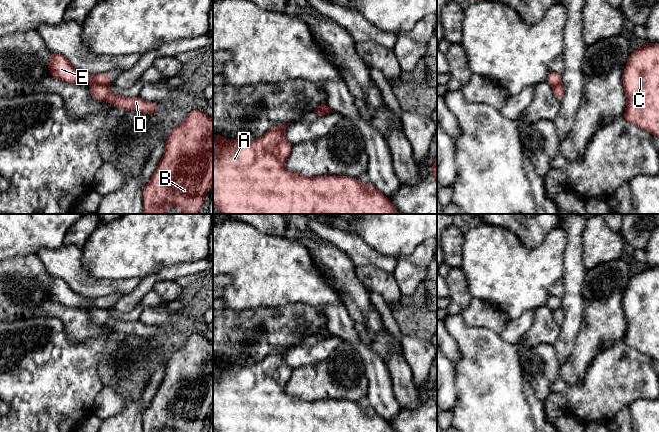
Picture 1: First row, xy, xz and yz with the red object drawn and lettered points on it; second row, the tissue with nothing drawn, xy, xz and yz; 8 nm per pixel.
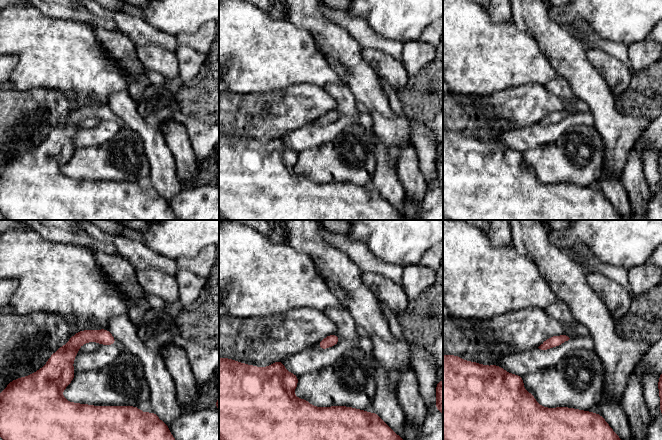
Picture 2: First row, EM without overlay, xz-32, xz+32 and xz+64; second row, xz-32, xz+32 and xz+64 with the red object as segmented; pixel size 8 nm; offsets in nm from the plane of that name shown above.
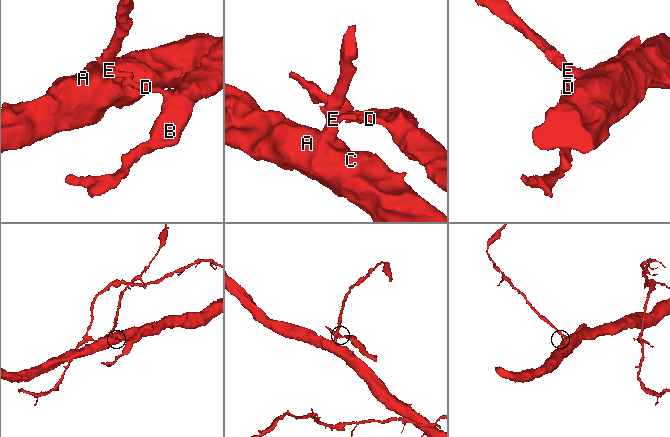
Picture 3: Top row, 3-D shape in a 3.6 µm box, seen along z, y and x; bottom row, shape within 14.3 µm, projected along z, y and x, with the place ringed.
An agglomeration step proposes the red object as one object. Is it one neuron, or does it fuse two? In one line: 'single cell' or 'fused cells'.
fused cells

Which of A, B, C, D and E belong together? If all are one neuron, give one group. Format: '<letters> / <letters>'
A C E / B D

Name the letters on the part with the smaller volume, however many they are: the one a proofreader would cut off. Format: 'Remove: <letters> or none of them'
Remove: B, D

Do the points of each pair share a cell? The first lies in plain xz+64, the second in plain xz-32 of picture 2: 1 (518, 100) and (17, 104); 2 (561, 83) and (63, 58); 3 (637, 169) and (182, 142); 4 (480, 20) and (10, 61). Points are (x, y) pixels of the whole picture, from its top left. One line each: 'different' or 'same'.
1: same
2: different
3: same
4: different

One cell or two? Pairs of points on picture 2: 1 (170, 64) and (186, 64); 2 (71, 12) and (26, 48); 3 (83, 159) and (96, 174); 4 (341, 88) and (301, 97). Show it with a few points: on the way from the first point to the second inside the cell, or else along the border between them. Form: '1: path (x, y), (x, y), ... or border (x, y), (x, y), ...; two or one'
1: border (176, 51), (178, 75), (175, 78), (165, 79); two
2: border (41, 11), (51, 17), (84, 21), (86, 23); two
3: path (87, 163), (94, 170); one
4: border (323, 88), (334, 99), (335, 109); two

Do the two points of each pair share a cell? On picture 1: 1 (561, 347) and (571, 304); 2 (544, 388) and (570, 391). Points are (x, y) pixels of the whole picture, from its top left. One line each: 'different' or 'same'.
1: same
2: different

